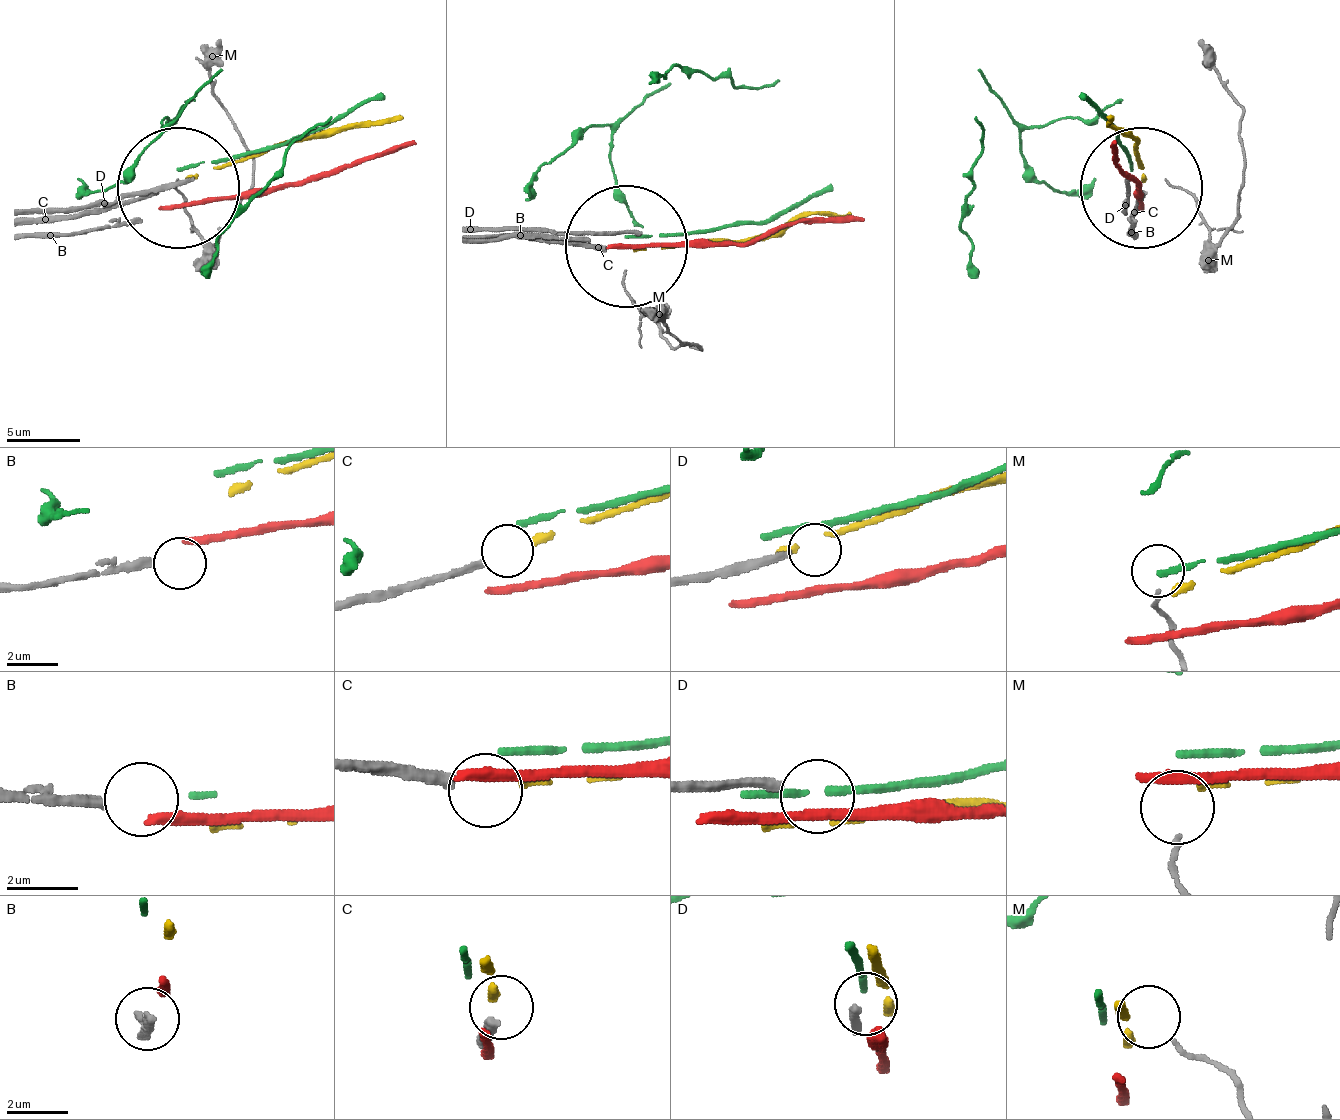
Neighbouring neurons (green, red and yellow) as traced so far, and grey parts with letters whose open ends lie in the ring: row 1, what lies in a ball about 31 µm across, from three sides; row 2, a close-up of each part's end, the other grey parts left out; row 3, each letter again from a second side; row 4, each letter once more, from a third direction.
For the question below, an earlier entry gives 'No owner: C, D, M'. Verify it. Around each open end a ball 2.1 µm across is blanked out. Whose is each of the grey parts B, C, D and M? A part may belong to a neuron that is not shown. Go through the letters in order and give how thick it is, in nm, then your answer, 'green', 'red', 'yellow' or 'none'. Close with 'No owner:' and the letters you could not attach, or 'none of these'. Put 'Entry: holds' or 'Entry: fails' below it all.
B: 320 nm | none
C: 280 nm | yellow
D: 280 nm | none
M: 150 nm | none
No owner: B, D, M
Entry: fails

